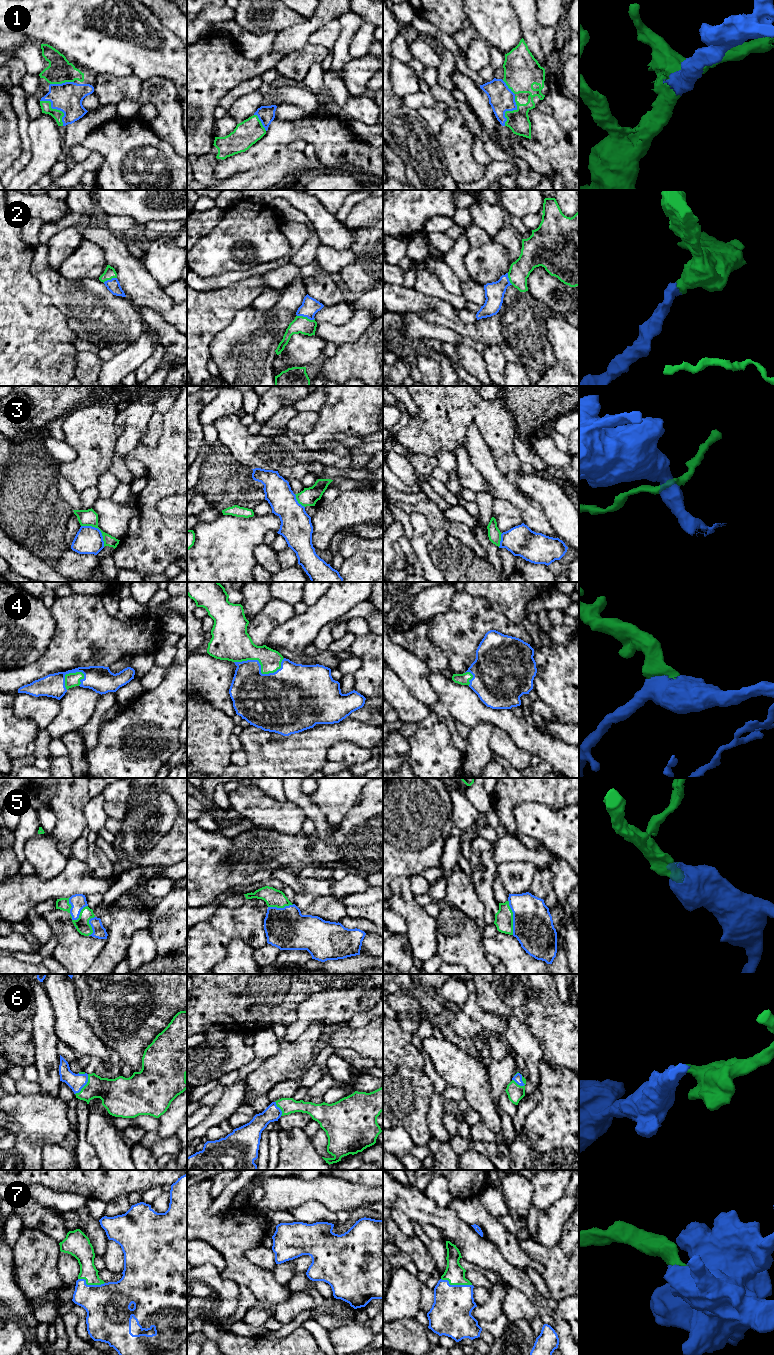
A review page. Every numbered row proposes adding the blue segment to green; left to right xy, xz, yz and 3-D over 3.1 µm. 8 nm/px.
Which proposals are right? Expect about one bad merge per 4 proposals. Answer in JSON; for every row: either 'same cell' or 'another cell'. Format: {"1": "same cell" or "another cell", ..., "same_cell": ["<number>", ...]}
{"1": "same cell", "2": "same cell", "3": "another cell", "4": "same cell", "5": "same cell", "6": "same cell", "7": "same cell", "same_cell": ["1", "2", "4", "5", "6", "7"]}

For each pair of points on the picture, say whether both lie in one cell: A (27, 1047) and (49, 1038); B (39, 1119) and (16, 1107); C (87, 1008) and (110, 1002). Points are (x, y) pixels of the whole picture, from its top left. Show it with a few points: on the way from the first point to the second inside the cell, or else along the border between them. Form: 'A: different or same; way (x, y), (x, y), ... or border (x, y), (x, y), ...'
A: different; border (31, 1021), (35, 1064)
B: same; way (33, 1118), (22, 1109)
C: same; way (93, 1007), (104, 1004)

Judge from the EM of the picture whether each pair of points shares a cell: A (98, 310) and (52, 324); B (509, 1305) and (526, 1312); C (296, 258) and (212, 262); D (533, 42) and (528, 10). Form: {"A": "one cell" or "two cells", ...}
{"A": "two cells", "B": "one cell", "C": "two cells", "D": "one cell"}

